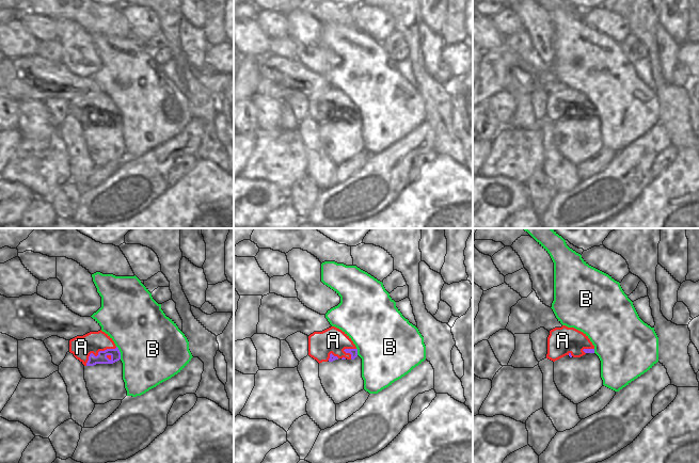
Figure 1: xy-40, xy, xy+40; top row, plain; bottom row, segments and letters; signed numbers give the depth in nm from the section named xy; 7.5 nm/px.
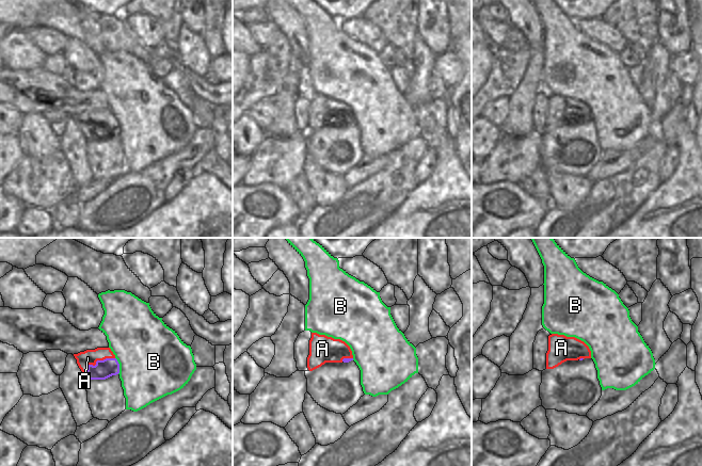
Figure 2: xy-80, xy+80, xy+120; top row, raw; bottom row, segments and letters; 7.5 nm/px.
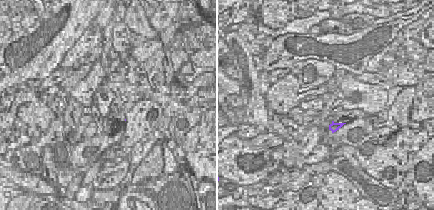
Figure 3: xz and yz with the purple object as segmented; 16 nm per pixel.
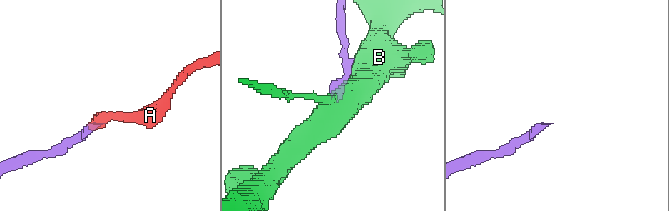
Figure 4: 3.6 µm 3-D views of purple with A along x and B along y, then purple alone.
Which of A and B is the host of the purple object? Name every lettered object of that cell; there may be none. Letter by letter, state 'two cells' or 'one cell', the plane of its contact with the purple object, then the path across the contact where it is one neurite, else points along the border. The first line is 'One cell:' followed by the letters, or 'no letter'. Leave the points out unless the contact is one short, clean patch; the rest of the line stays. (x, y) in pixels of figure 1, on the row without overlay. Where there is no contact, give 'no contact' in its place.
One cell: A
A: one cell | xy-40 | across xy-40 (115, 115), (98, 114), (93, 109), (81, 108)
B: two cells | xy-40

